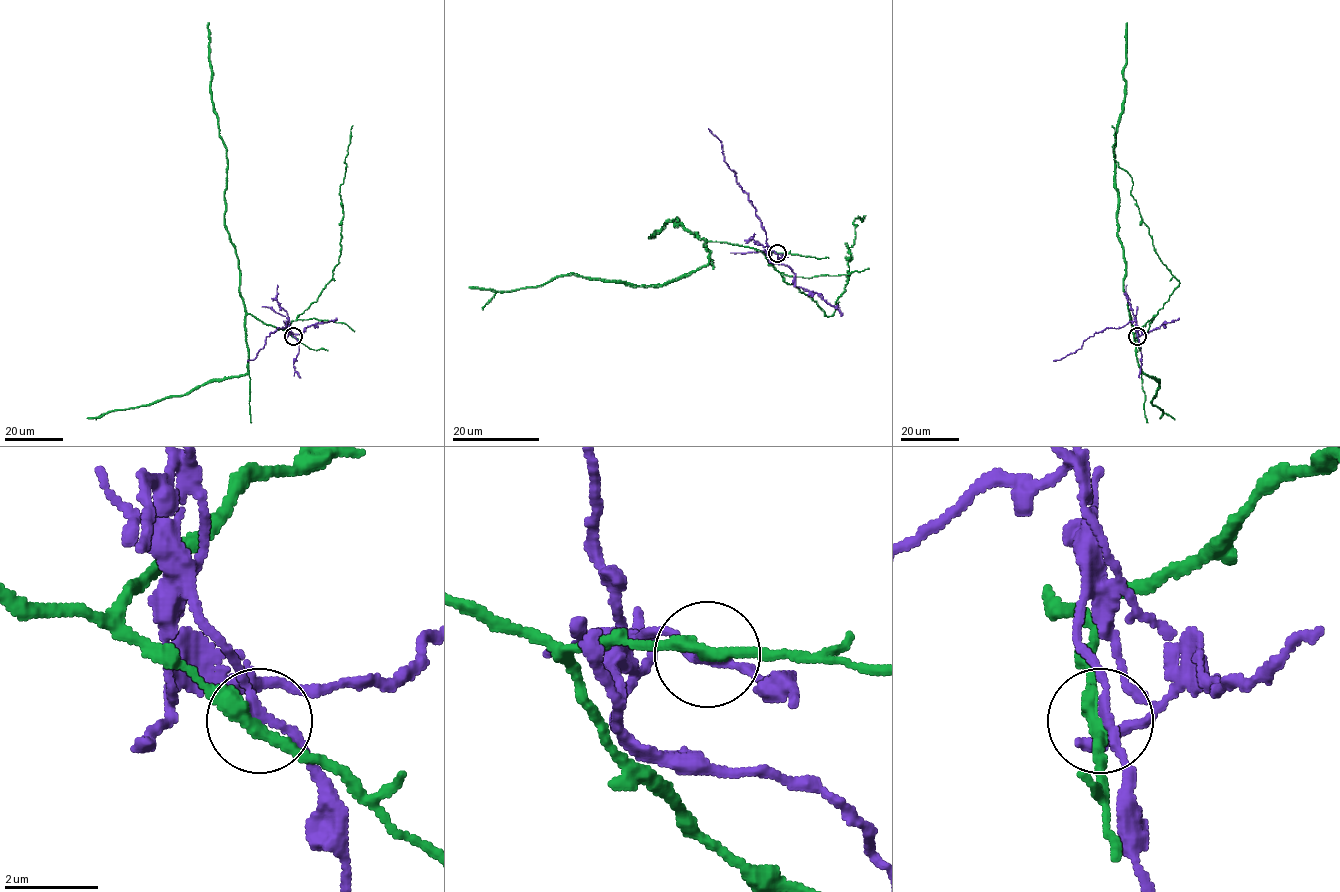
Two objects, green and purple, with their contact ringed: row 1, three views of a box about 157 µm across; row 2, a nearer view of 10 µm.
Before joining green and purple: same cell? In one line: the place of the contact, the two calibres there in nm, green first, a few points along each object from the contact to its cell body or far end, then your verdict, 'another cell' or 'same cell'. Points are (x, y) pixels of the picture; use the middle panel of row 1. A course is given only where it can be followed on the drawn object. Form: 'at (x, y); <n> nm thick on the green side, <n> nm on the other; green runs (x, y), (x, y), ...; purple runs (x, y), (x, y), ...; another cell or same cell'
at (777, 253); 280 nm thick on the green side, 170 nm on the other; green runs (777, 253), (702, 239), (682, 224), (674, 224), (678, 219), (667, 222), (649, 238); purple runs (777, 254), (773, 250), (769, 253), (764, 227), (723, 157), (721, 142), (708, 128); another cell

